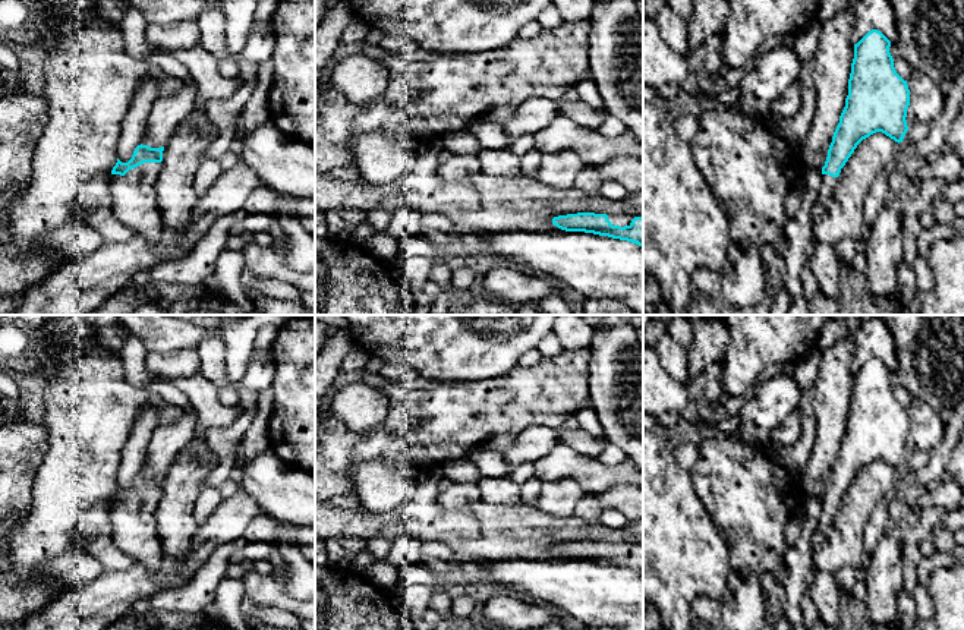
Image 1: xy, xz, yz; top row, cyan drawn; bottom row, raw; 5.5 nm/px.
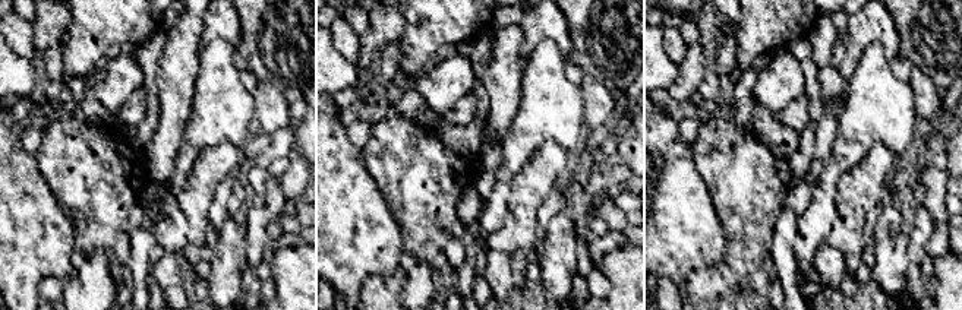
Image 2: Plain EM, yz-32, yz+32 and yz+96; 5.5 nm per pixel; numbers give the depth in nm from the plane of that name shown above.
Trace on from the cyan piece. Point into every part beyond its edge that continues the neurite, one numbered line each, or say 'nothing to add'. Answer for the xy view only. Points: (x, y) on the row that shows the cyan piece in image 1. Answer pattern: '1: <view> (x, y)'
1: xy (135, 204)

